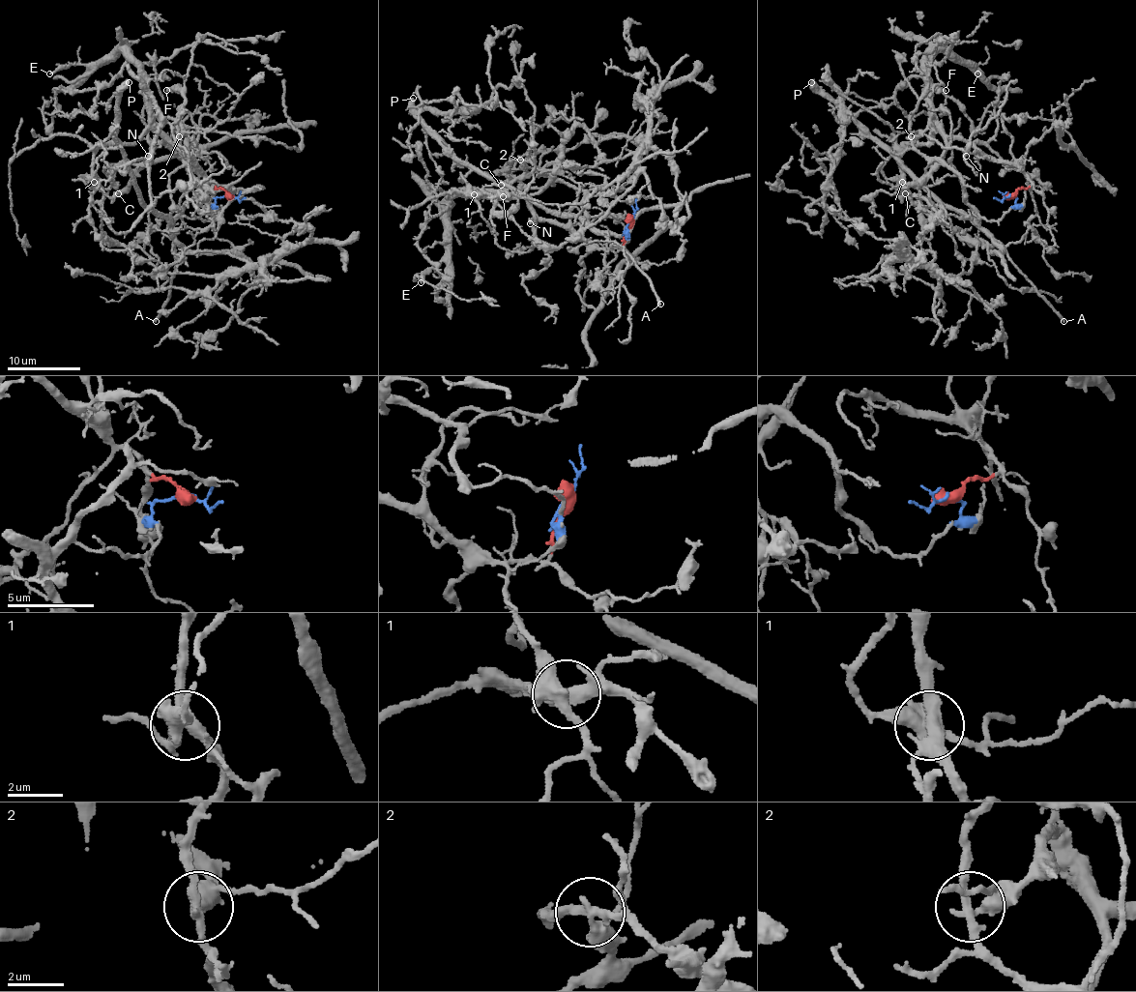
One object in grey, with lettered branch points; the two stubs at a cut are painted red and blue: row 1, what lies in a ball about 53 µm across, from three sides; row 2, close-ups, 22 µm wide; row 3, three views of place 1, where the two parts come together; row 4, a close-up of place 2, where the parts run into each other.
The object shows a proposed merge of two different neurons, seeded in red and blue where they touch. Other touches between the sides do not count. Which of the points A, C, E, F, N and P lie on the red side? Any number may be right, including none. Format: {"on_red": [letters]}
{"on_red": ["C", "E", "N"]}

